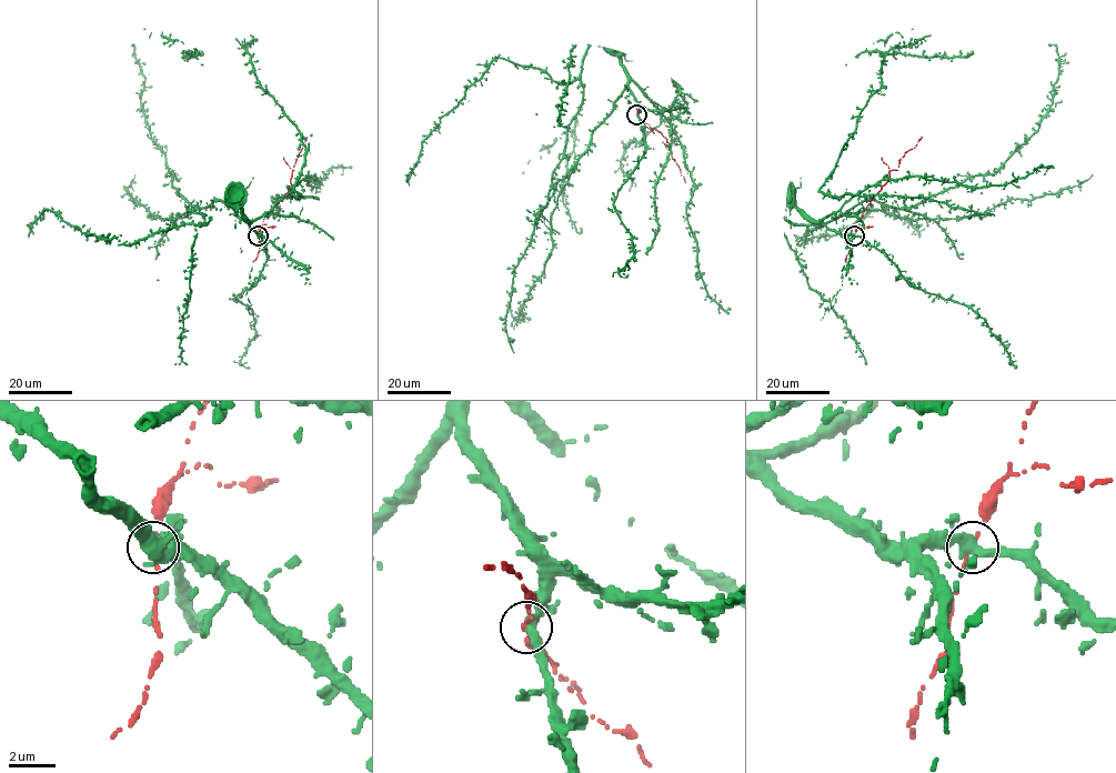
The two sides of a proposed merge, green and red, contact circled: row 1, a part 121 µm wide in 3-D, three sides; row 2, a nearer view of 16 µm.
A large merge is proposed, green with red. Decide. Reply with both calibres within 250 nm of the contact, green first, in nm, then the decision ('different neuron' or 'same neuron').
440 nm thick on the green side, 240 nm on the other; same neuron

